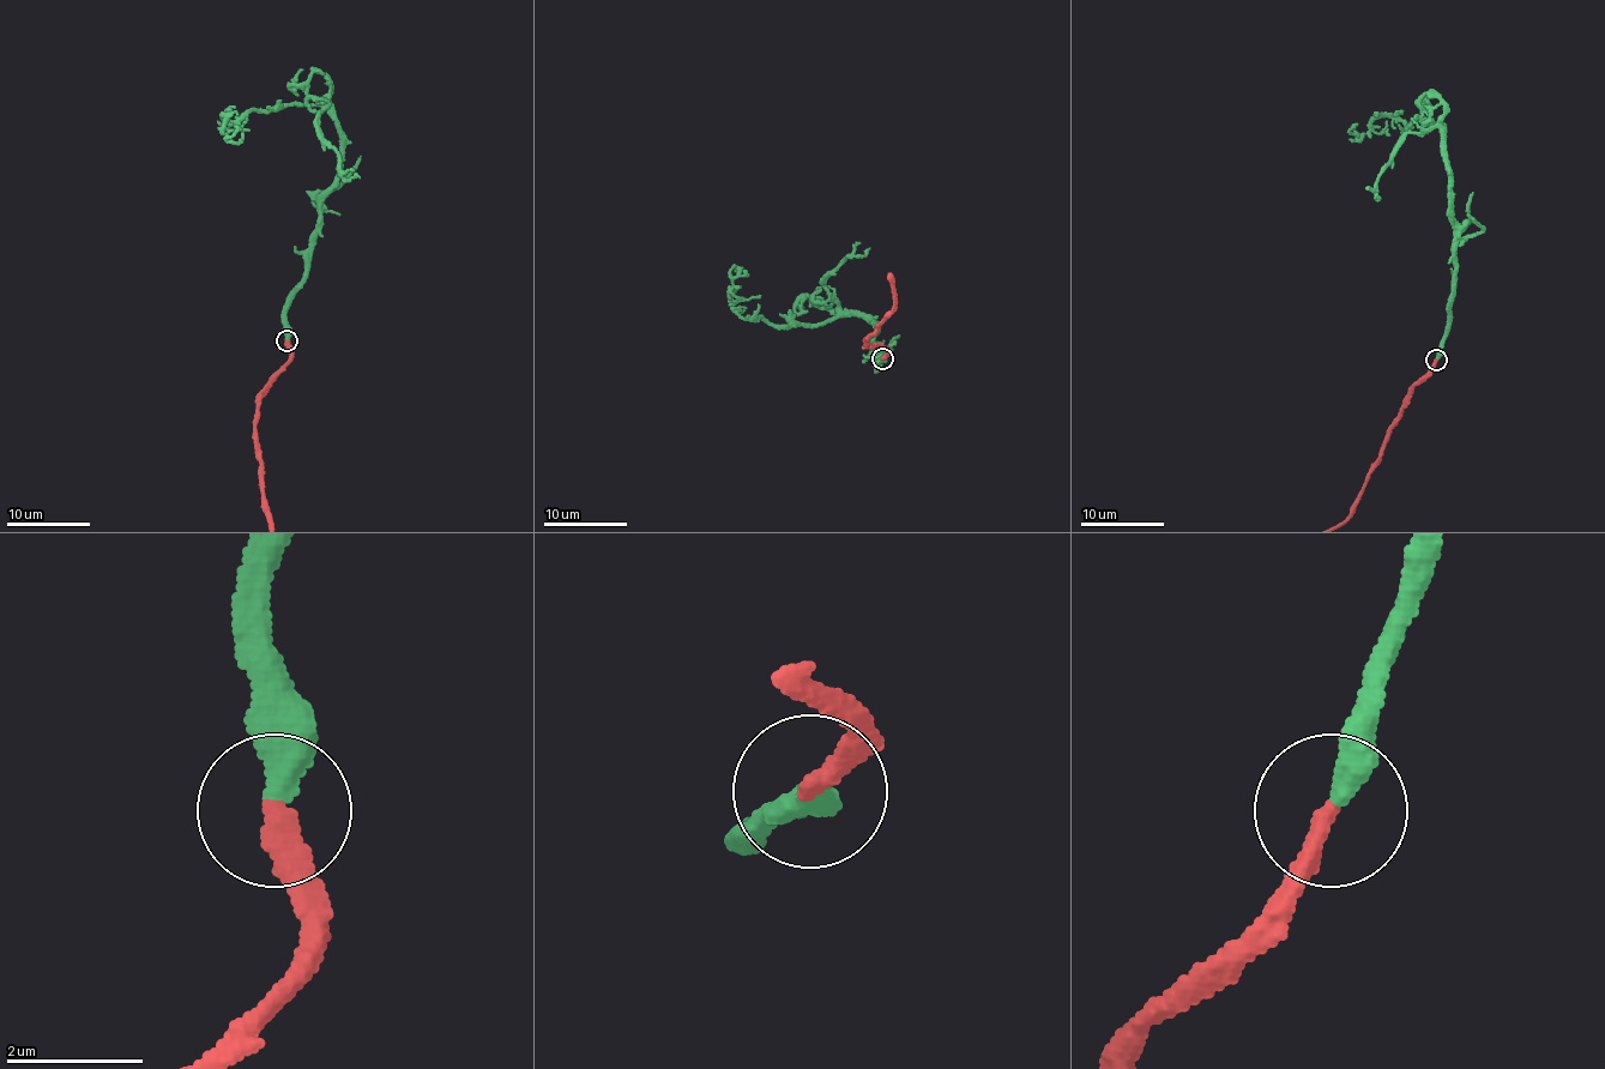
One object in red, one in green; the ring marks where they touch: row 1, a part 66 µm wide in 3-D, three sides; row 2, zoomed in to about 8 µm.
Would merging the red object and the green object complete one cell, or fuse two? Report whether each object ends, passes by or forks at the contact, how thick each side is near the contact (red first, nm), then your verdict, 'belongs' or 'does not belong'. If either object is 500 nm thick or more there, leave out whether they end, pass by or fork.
red ends; green ends; calibres 360 and 400 nm; belongs

